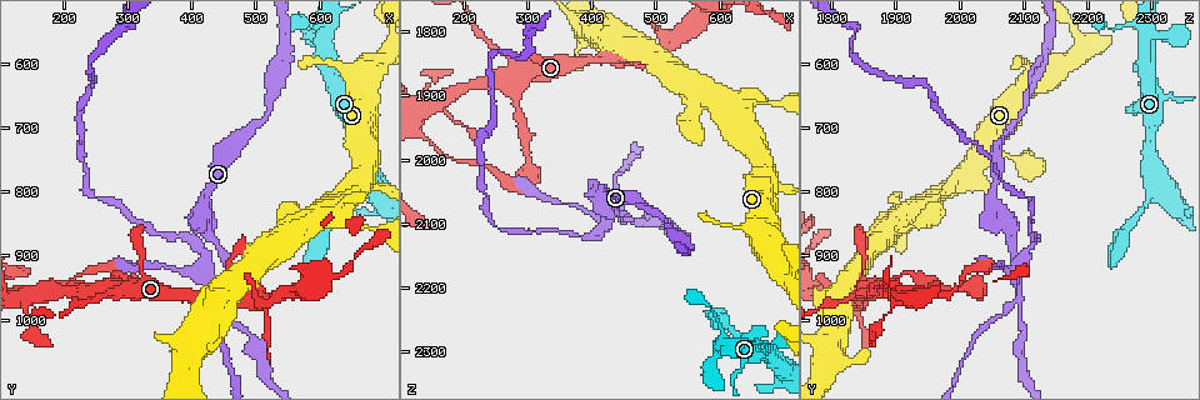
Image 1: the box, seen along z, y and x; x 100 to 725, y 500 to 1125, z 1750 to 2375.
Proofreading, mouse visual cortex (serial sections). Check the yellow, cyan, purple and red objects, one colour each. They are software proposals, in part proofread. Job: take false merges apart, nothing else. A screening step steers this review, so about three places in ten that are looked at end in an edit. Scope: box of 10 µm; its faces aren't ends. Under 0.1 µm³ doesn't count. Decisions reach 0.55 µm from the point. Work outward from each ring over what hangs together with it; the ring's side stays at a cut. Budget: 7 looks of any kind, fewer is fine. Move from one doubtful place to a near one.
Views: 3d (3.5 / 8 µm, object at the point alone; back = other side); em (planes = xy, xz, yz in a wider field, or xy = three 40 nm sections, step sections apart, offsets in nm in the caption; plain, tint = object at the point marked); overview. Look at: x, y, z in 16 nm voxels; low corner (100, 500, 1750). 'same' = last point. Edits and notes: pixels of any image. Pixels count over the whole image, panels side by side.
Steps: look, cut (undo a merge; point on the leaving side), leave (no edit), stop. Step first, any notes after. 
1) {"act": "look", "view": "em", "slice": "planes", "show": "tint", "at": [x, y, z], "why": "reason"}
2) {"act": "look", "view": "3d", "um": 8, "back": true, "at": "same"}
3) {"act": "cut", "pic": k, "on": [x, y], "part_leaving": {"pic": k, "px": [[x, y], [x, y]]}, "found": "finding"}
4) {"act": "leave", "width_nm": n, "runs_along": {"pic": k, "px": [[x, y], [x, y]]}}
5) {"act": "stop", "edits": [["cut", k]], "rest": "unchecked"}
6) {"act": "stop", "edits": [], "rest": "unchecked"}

{"act": "look", "view": "3d", "um": 3.5, "at": [610, 550, 2290], "why": "thin neck"}

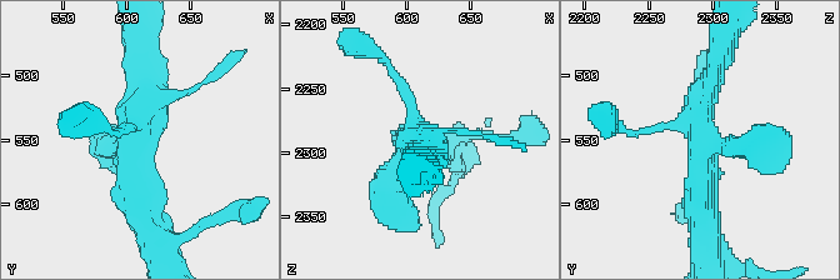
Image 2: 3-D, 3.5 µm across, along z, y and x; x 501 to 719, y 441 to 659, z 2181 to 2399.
{"act": "look", "view": "em", "slice": "xy", "step": 3, "show": "tint", "at": [608, 554, 2290]}

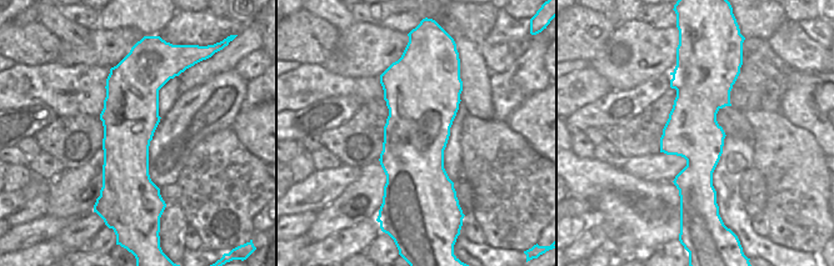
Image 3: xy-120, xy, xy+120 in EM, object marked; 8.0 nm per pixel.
{"act": "leave", "runs_along": {"pic": 2, "px": [[145, 228], [138, 111], [164, 78]]}, "found": "continuous, no second cell"}

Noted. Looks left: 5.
{"act": "look", "view": "3d", "um": 3.5, "at": [445, 965, 2095], "why": "arms run side by side"}

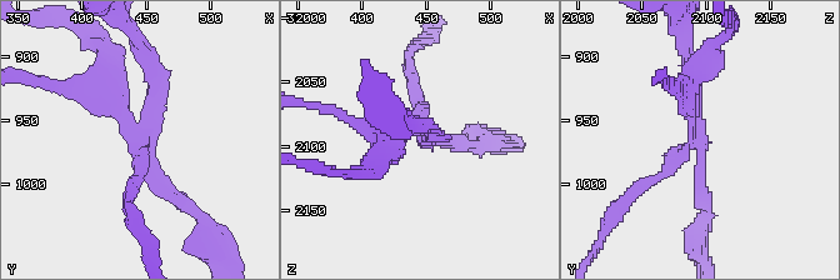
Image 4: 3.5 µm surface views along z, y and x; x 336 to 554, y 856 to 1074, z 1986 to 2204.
{"act": "look", "view": "em", "slice": "xy", "step": 3, "show": "tint", "at": [448, 962, 2092]}

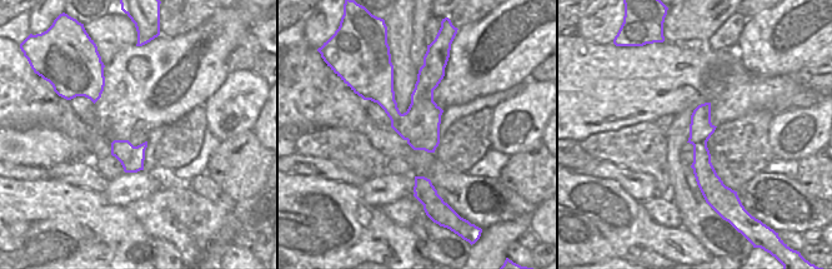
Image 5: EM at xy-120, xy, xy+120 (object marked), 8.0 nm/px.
{"act": "look", "view": "em", "slice": "xy", "step": 5, "show": "tint", "at": "same", "why": "another direction"}

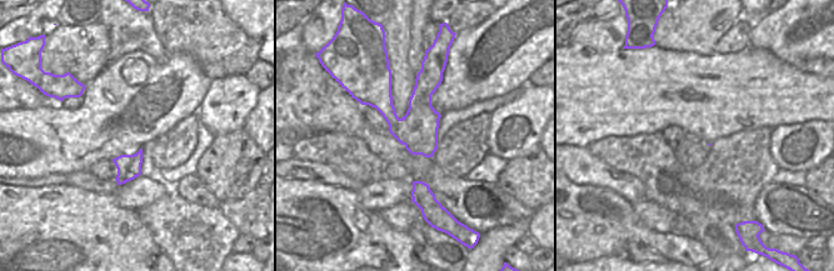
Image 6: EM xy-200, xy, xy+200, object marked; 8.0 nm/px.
{"act": "cut", "pic": 4, "on": [98, 96], "part_leaving": {"pic": 4, "px": [[130, 126], [84, 34]]}, "found": "a second cell is stuck on"}

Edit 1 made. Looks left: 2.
{"act": "stop", "edits": [["cut", 4]], "rest": "unchecked"}

